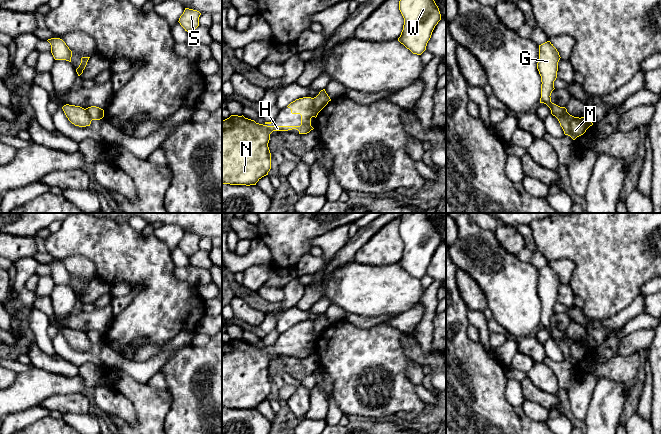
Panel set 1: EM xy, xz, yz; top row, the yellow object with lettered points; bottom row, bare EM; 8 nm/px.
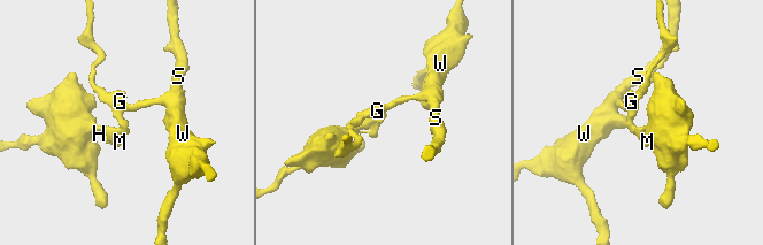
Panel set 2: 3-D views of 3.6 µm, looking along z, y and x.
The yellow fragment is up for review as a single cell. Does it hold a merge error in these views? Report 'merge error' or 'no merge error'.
merge error

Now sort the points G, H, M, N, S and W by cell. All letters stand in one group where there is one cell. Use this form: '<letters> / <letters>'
G S W / H M N

